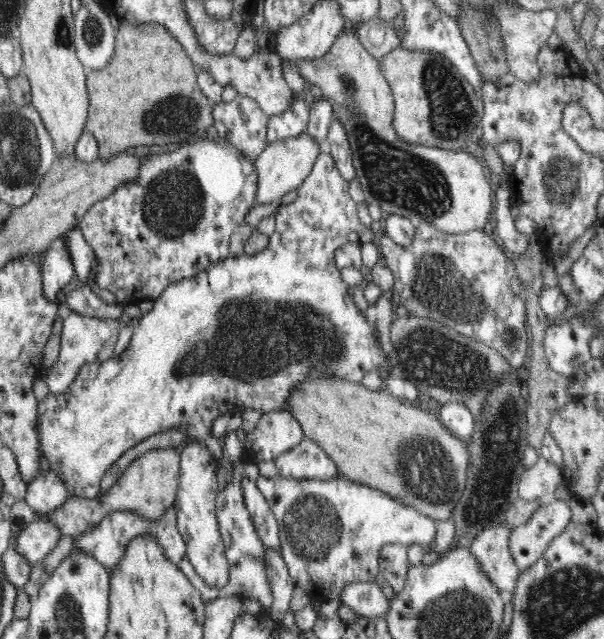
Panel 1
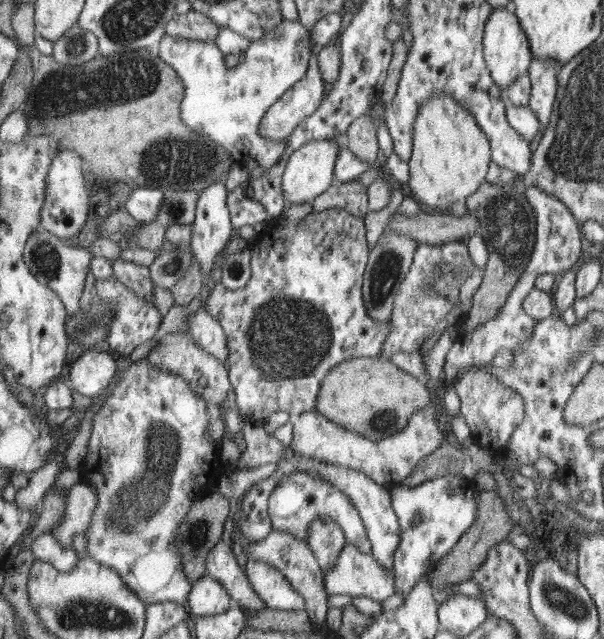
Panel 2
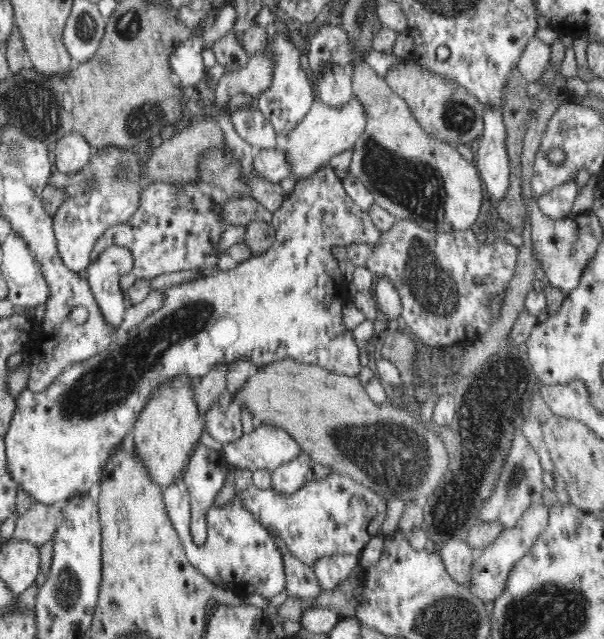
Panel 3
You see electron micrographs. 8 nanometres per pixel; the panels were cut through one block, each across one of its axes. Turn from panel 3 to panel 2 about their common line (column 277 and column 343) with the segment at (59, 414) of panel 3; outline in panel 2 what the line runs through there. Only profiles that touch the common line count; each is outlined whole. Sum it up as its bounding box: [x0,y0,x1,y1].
[205,208,392,424]

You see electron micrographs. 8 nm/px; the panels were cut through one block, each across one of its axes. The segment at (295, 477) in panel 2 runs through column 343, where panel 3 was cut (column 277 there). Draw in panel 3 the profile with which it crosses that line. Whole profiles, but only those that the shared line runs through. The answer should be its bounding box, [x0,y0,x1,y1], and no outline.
[236,472,396,568]

